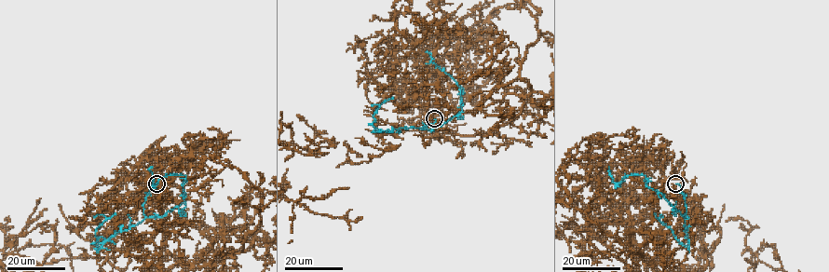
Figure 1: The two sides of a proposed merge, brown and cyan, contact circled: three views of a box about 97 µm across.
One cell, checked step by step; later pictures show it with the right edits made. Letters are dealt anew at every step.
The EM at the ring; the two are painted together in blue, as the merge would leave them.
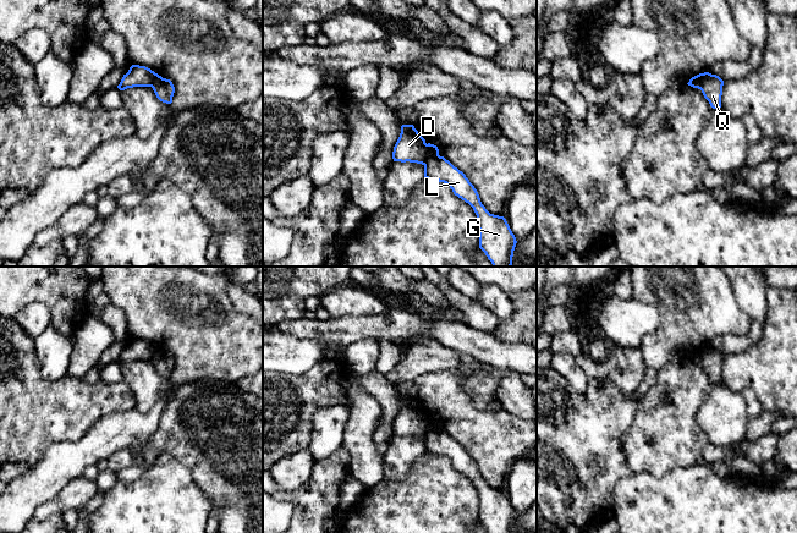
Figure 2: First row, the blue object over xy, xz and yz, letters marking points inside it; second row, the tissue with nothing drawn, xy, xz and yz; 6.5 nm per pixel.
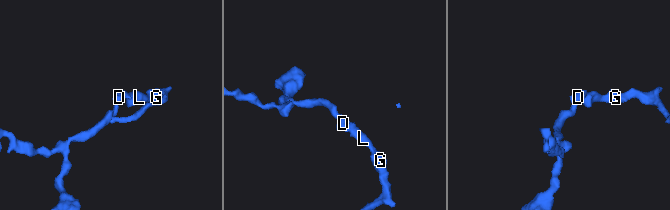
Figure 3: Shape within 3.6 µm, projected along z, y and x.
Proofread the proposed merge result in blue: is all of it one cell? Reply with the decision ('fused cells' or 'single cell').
fused cells

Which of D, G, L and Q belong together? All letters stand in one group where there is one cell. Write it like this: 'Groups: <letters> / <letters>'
Groups: D / G L Q

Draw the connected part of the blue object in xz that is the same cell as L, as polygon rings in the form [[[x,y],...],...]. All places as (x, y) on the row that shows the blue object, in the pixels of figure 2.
[[[439,155],[425,161],[424,177],[449,185],[455,196],[473,208],[478,219],[479,248],[493,266],[511,266],[516,237],[504,216],[490,214],[485,209],[466,175]]]

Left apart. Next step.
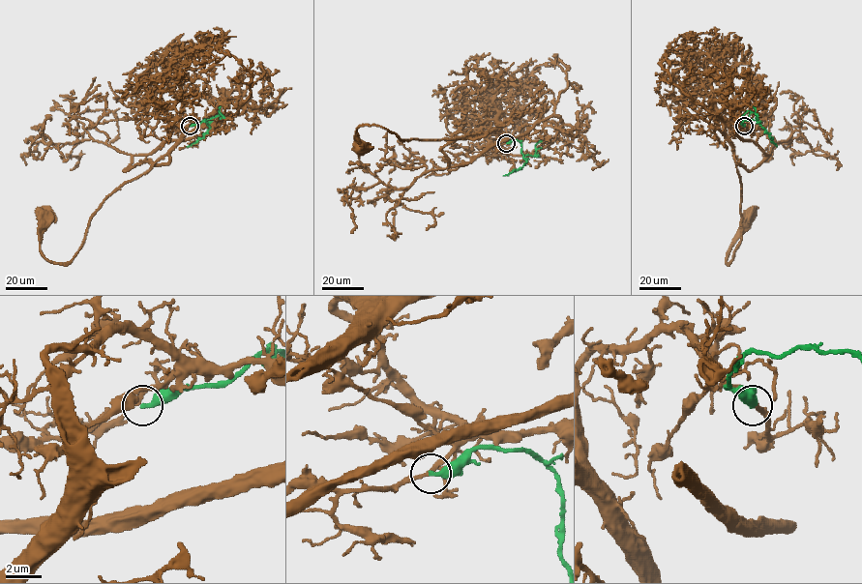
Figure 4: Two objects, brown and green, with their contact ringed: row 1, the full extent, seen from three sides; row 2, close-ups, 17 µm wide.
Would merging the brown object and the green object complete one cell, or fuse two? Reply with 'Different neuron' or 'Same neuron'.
Different neuron

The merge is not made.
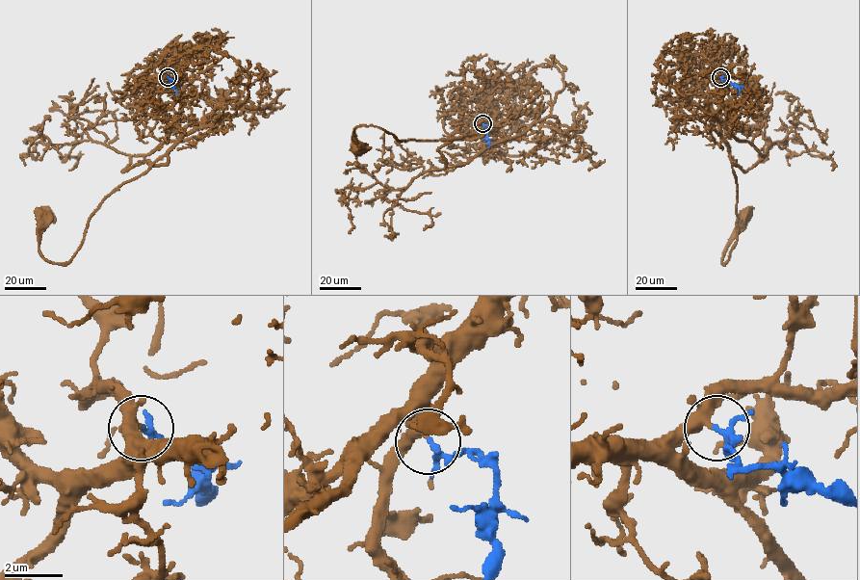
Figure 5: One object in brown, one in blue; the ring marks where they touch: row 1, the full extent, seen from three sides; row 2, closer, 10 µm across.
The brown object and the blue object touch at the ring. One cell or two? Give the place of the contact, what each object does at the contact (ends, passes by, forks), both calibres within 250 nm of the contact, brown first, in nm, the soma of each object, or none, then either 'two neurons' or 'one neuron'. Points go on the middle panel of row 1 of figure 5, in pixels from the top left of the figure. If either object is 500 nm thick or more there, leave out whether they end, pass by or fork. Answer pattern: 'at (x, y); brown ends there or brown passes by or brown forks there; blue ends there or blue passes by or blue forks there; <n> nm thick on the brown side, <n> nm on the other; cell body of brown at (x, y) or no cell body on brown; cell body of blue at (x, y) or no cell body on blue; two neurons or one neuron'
at (482, 123); brown forks there; blue passes by; 260 nm thick on the brown side, 170 nm on the other; cell body of brown at (357, 148); no cell body on blue; one neuron

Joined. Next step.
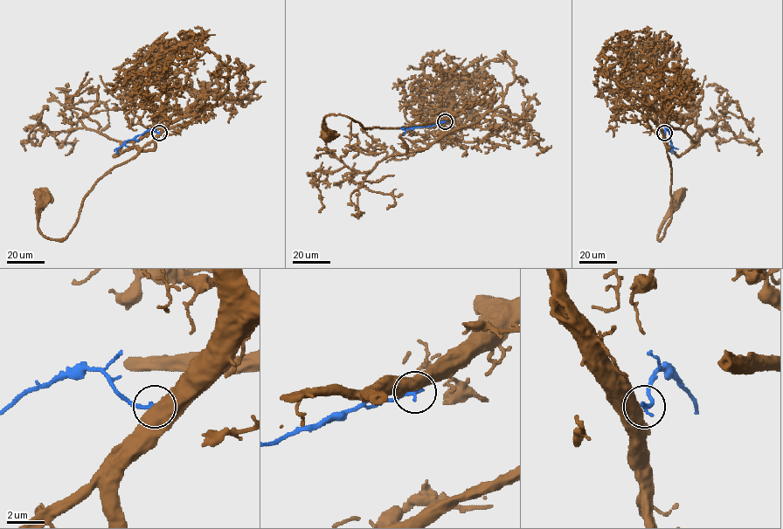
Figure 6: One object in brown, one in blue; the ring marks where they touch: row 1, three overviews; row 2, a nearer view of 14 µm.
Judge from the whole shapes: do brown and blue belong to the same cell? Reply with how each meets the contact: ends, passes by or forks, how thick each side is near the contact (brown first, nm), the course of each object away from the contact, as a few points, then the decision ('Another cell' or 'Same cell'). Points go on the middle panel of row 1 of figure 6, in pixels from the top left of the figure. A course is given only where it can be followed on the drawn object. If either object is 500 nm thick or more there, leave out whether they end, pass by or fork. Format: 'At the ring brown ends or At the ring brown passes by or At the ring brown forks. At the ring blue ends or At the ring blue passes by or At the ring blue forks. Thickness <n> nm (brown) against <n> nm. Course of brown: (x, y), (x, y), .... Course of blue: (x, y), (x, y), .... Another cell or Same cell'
Thickness 700 nm (brown) against 240 nm. Course of brown: (445, 120), (393, 128), (367, 128), (343, 115), (326, 115), (323, 118), (328, 133), (326, 135). Course of blue: (445, 121), (428, 127), (405, 128). Another cell

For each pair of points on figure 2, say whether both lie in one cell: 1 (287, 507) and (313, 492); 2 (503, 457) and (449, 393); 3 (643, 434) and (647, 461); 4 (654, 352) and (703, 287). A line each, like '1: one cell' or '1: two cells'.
1: two cells
2: one cell
3: one cell
4: one cell

